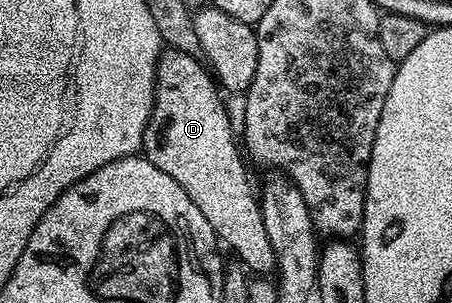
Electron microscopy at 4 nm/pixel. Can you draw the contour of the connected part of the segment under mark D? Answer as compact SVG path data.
M174 48L162 51L157 63L153 109L145 127L143 155L187 190L187 198L211 222L218 241L224 247L226 244L250 273L269 274L277 267L271 238L267 238L261 205L254 185L249 185L246 161L238 137L233 137L233 124L220 95L217 81L198 57Z

